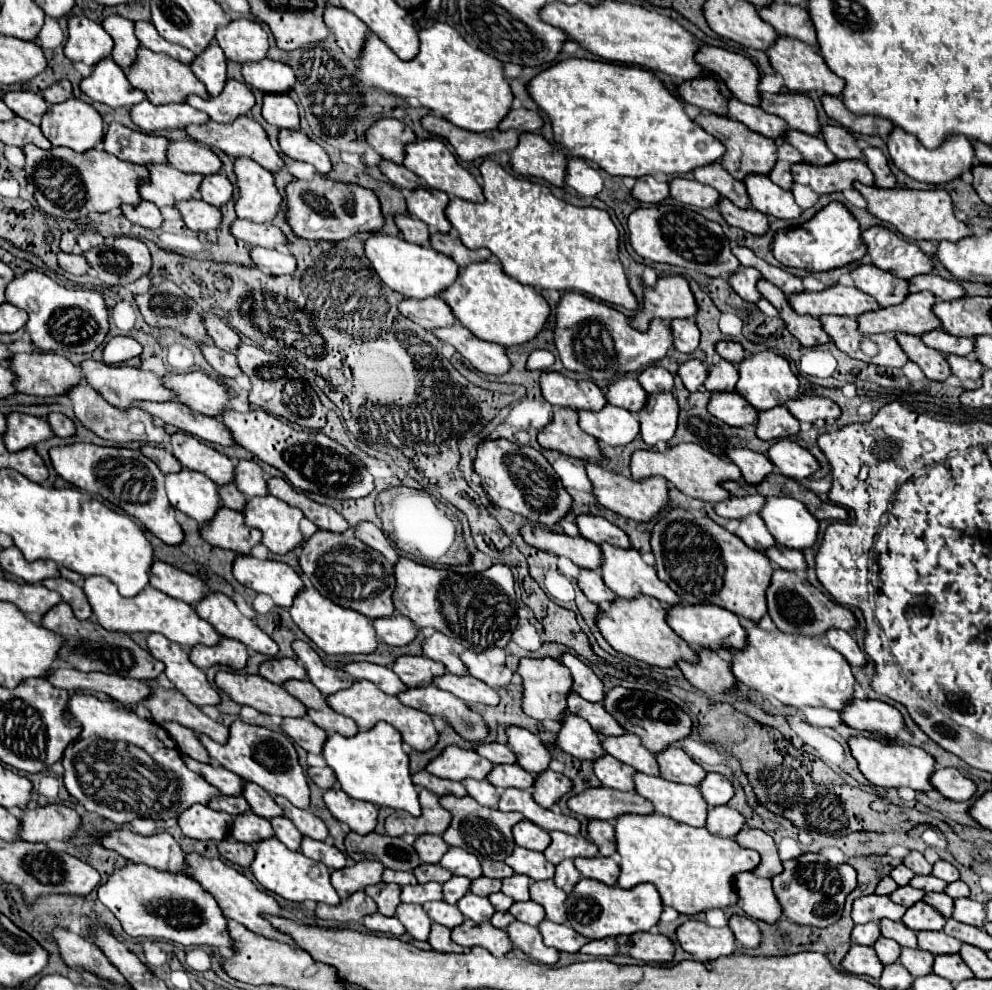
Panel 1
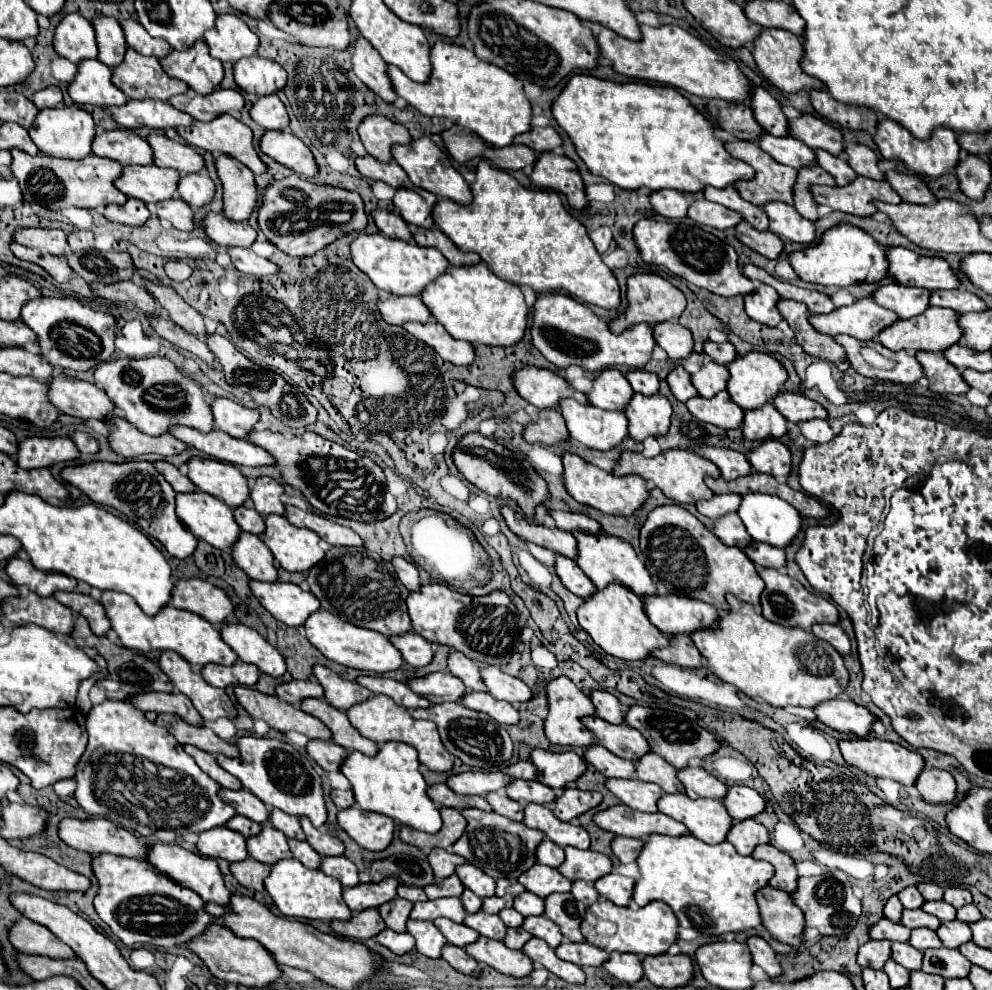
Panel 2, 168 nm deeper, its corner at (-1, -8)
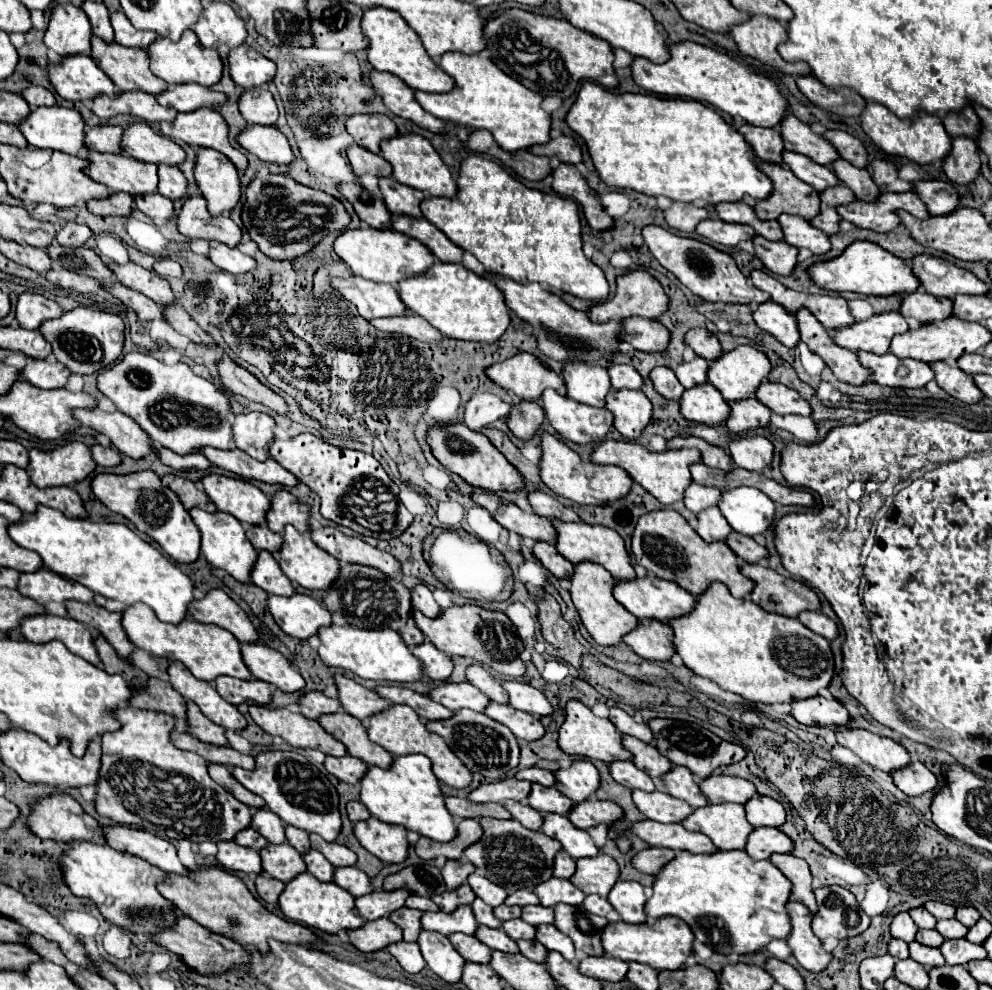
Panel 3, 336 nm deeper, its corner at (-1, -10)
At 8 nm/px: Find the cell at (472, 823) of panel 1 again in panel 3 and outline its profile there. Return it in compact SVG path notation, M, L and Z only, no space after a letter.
M480 818L480 826L484 830L482 838L464 850L464 858L476 866L476 872L506 888L506 892L514 892L520 888L532 888L532 884L540 884L552 876L552 858L562 848L558 840L544 836L538 830L524 828L518 820L496 820L496 818Z

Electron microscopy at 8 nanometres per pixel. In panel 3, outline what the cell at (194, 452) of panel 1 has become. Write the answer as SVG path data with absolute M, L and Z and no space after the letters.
M206 474L200 480L208 498L218 510L232 514L244 524L262 524L270 500L252 482L222 474Z

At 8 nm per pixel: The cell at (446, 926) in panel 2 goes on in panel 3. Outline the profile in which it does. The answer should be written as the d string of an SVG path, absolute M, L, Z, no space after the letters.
M454 932L454 934L448 936L448 940L460 952L460 956L466 958L466 960L470 960L470 962L486 964L490 960L490 950L480 940L476 940L476 936Z

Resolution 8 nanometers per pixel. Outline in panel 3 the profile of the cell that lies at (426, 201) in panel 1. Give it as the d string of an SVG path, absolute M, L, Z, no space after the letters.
M380 178L380 188L384 194L384 204L390 210L390 214L422 218L420 202L424 200L424 194L420 190L404 186L394 178Z

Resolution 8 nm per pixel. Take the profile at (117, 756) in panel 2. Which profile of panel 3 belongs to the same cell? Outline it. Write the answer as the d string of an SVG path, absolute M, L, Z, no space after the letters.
M128 706L128 708L116 708L112 716L116 716L120 728L116 732L104 732L100 738L102 766L96 780L96 798L94 798L96 812L100 816L106 816L124 826L144 828L146 832L154 832L168 840L188 838L192 842L232 840L234 834L240 832L240 828L248 828L254 810L236 800L228 790L224 790L208 776L204 758L196 756L194 752L180 750L170 742L168 736L174 726L174 718L170 714Z

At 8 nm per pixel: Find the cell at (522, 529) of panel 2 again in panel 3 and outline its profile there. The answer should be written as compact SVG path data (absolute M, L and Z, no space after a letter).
M476 490L472 494L472 500L486 508L496 522L500 522L506 530L516 532L522 538L532 538L532 540L542 540L542 542L556 542L556 528L548 518L542 518L538 514L528 514L520 510L516 504L500 498L498 494Z

